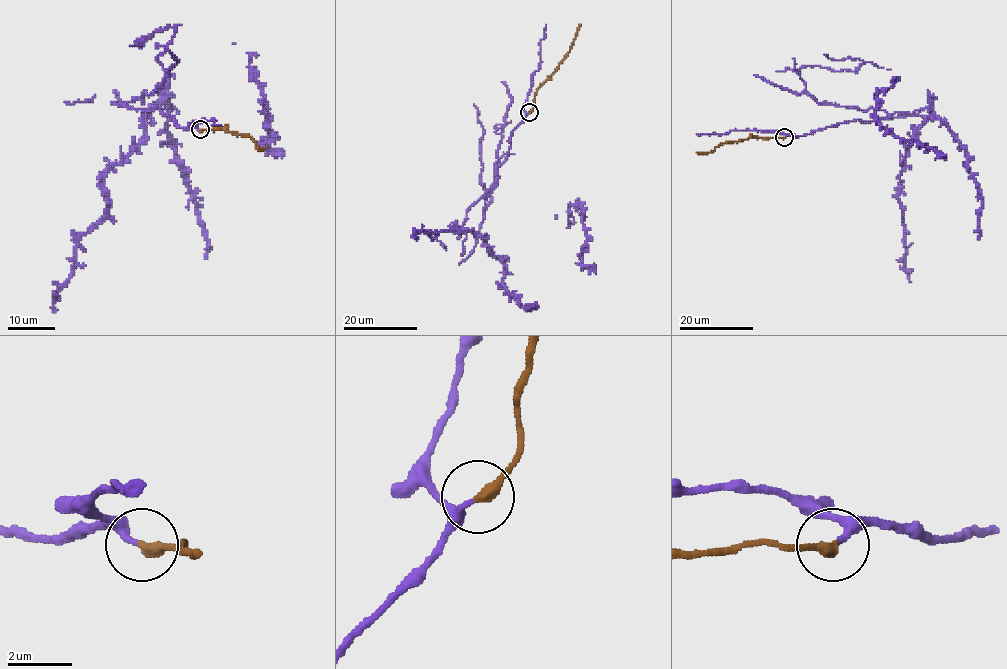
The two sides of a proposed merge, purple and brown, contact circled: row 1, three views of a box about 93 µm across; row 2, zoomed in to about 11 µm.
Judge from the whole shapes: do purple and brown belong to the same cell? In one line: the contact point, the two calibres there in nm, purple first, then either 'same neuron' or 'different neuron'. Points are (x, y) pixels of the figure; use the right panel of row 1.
place (784, 137); calibres 170 and 360 nm; same neuron

